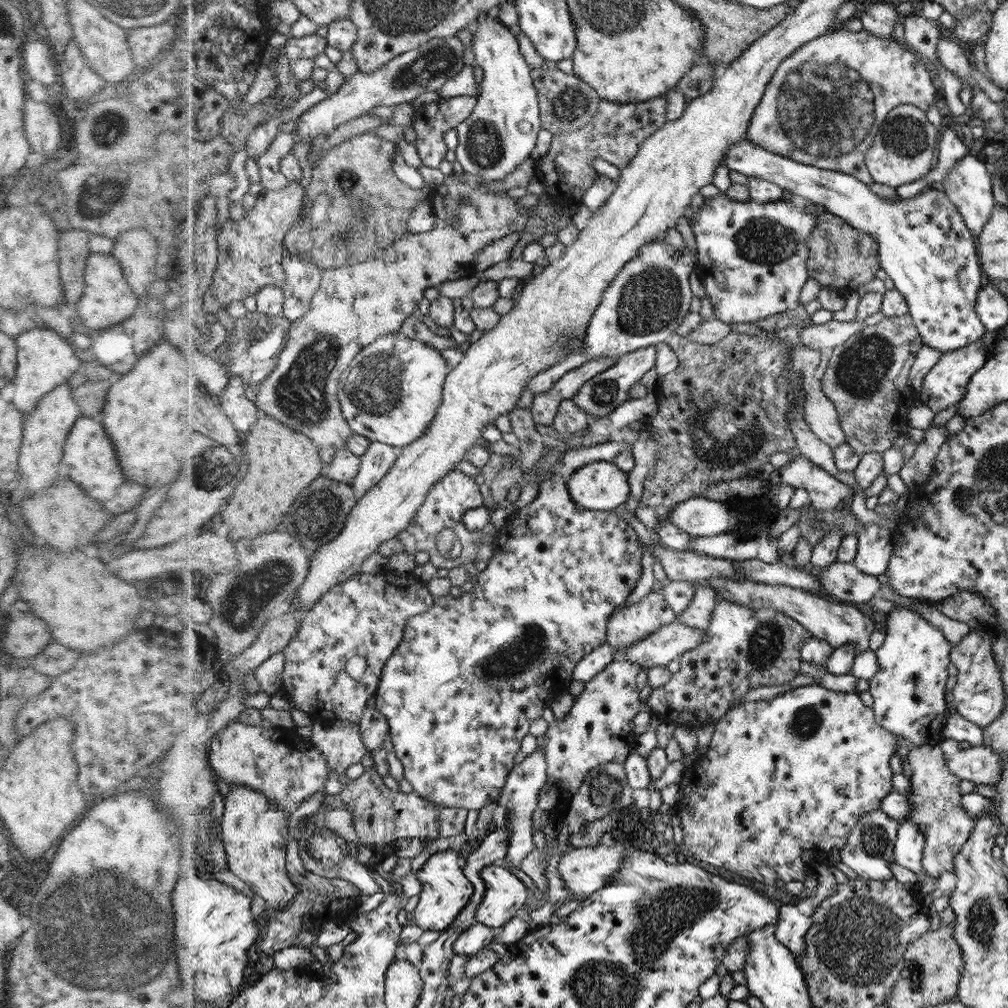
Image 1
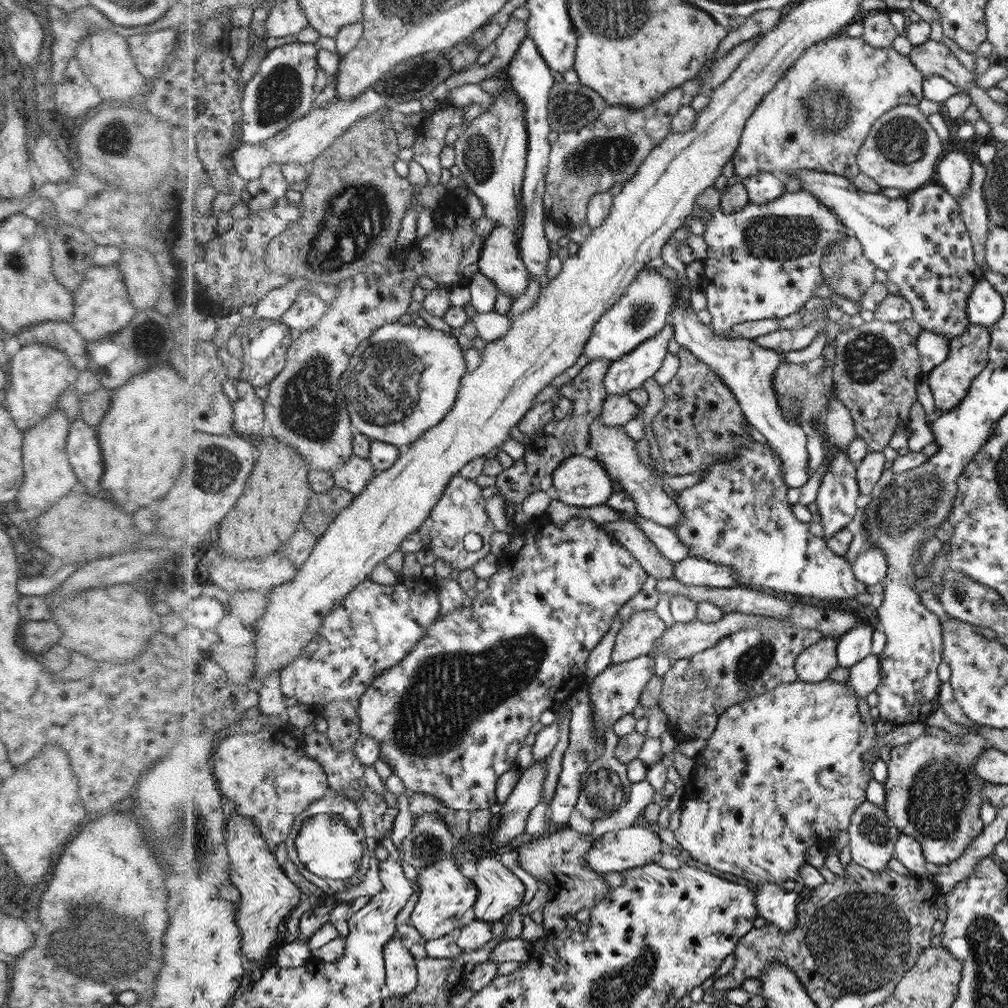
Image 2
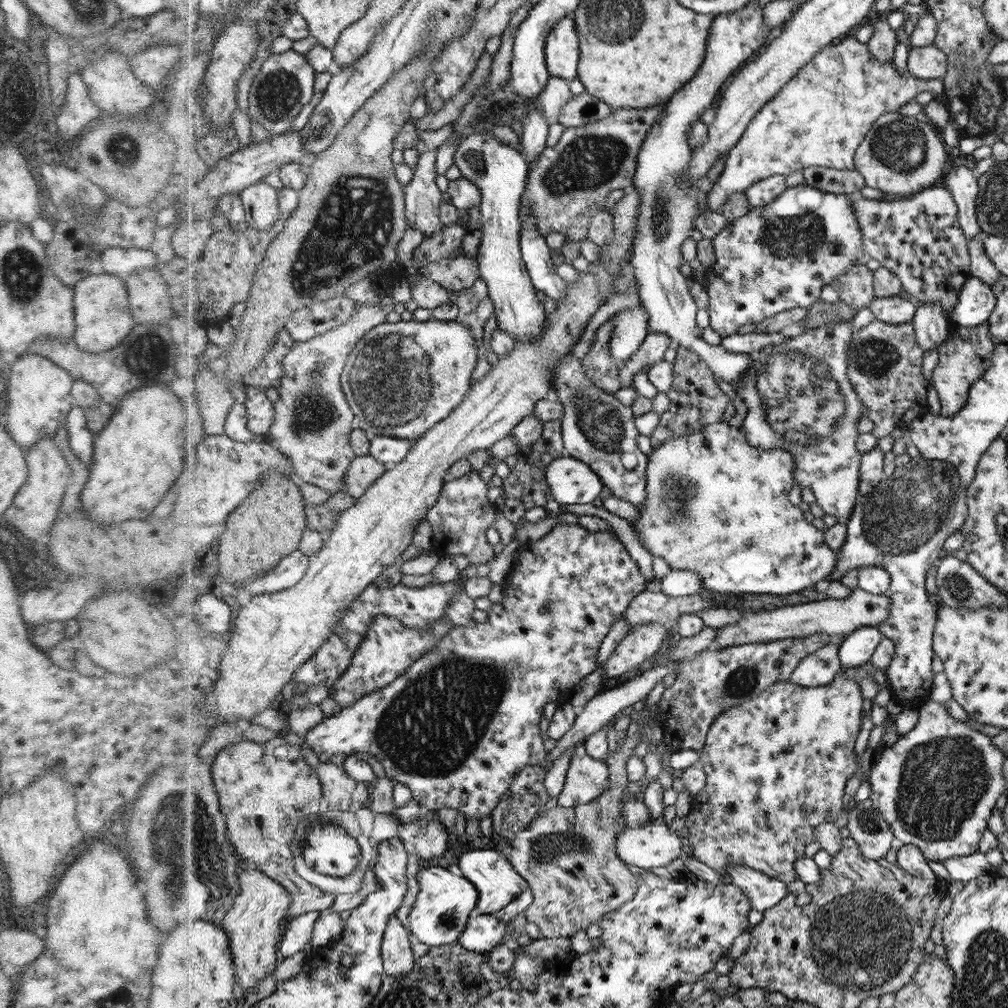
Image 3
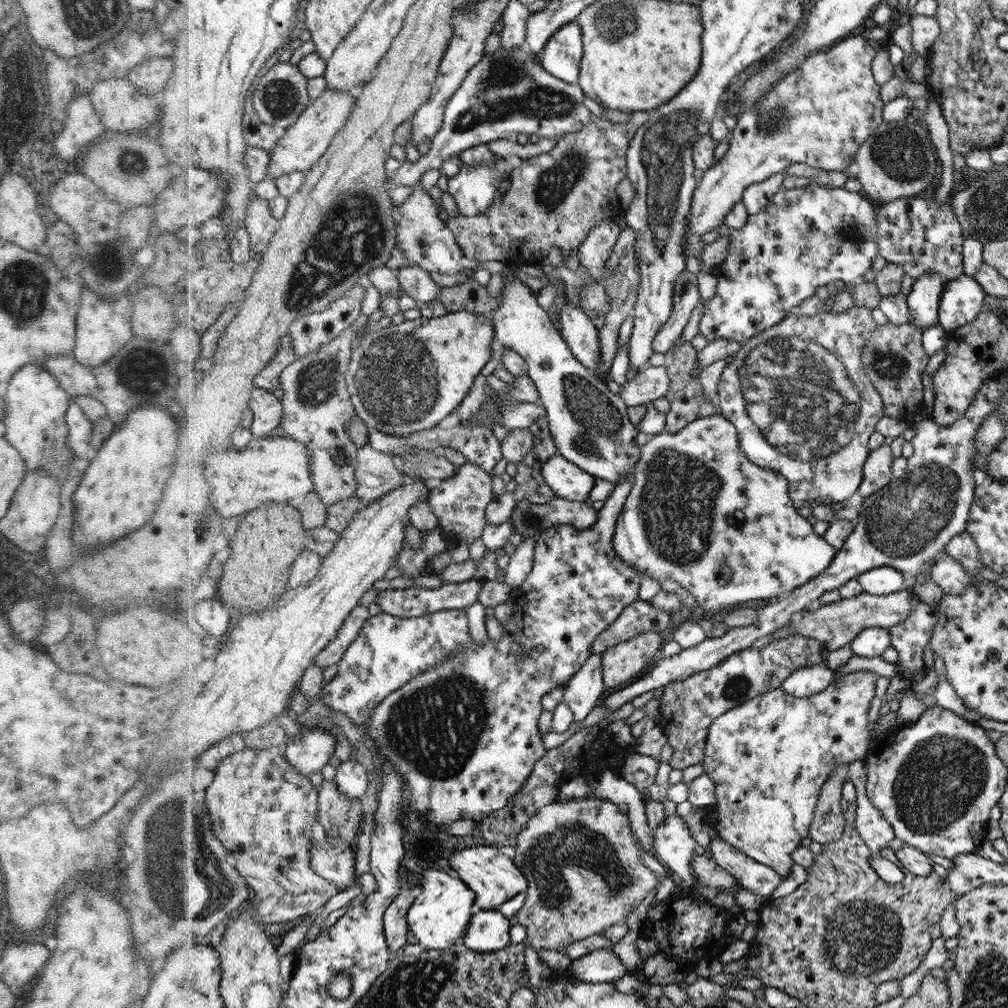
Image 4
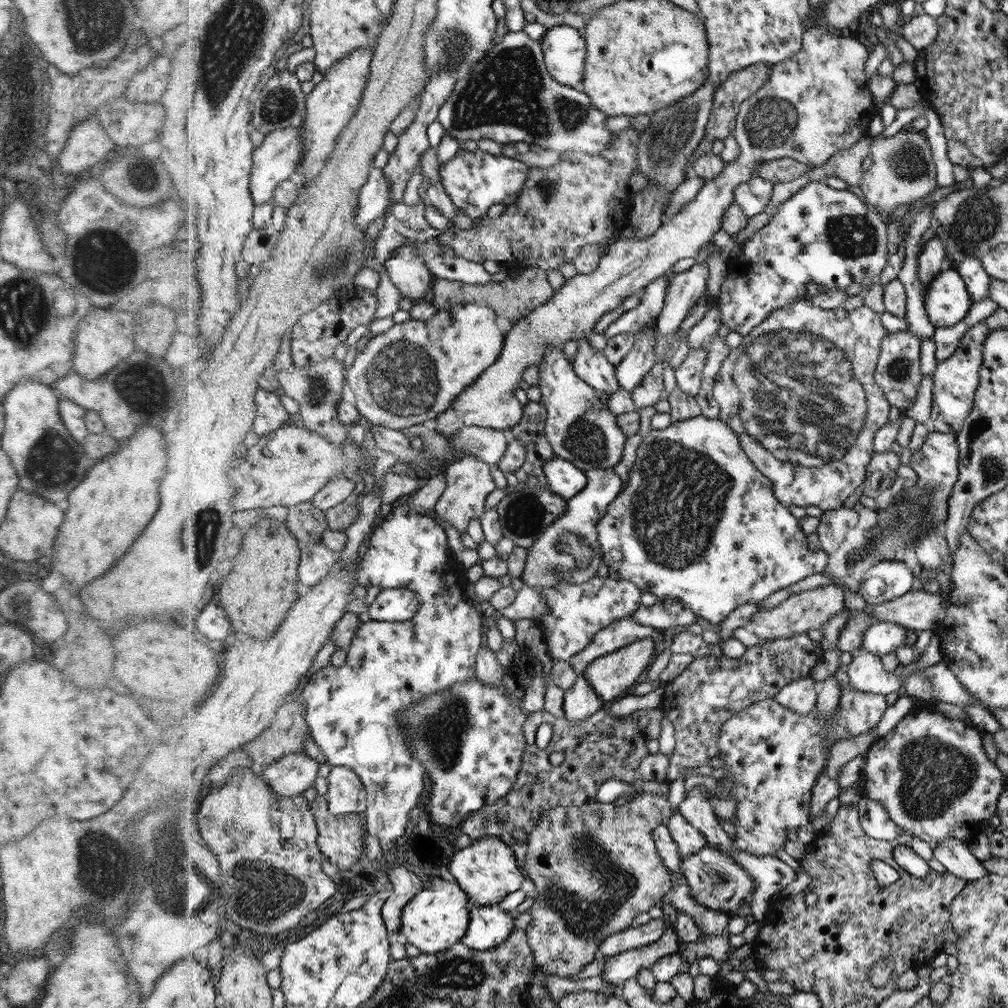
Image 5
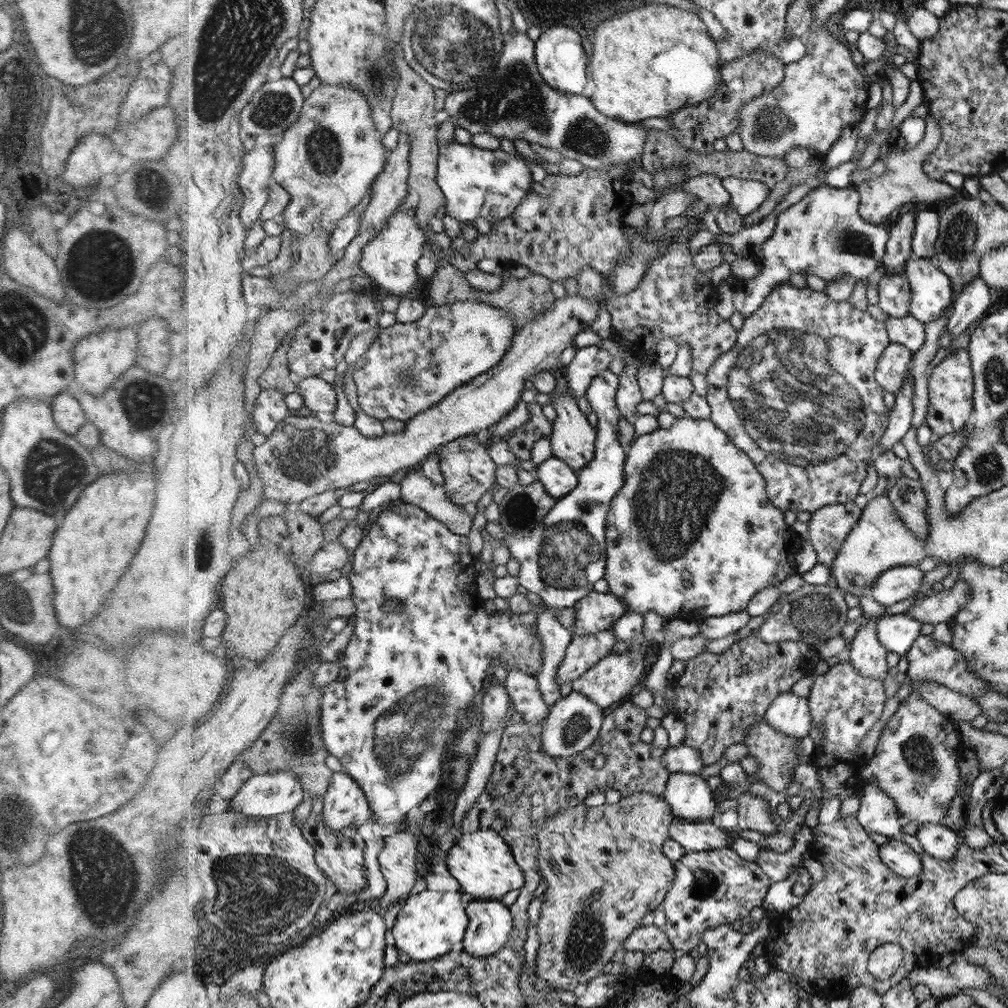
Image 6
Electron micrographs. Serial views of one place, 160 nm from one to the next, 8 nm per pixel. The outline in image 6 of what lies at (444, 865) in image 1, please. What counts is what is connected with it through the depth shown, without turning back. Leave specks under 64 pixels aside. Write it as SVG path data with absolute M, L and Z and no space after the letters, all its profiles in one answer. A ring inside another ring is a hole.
M426 890L422 894L412 895L406 902L406 908L399 912L397 922L391 936L395 937L397 948L412 960L425 961L447 955L460 947L470 924L470 917L460 901L459 892L432 892Z

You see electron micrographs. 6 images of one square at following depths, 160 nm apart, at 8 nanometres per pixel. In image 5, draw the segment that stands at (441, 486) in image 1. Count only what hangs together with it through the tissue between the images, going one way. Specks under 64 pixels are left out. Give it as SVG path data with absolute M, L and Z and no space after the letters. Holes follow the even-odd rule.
M464 455L444 470L446 489L436 501L435 512L444 522L451 524L461 534L467 532L469 522L478 519L484 512L484 502L494 490L494 480L490 476L490 464L475 456Z

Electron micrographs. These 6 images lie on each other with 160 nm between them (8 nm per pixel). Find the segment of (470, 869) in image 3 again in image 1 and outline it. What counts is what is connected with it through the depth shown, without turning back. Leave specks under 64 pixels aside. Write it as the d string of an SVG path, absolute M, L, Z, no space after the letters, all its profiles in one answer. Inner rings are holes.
M490 865L481 871L480 877L484 881L485 890L481 903L475 912L478 923L500 930L504 923L516 917L516 912L522 908L522 904L528 898L528 888L506 868Z

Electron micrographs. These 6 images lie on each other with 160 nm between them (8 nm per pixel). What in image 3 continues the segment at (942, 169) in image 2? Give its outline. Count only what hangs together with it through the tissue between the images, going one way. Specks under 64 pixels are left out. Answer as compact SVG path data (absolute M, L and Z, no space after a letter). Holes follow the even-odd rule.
M950 165L941 185L954 194L954 199L958 203L959 224L968 240L979 236L982 232L976 216L978 183L975 172L963 165Z

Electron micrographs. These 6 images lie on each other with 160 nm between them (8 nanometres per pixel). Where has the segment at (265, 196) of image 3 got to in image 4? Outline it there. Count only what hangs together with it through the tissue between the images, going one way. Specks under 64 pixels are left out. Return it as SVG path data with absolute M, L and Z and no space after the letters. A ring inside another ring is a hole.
M257 194L254 196L248 207L247 226L251 238L251 254L262 256L280 228L278 217L273 215L270 200Z

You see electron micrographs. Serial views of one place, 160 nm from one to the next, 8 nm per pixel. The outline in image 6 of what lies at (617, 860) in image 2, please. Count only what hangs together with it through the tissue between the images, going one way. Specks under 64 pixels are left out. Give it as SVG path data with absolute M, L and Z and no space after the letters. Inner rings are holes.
M675 817L670 826L669 839L678 842L686 852L699 852L729 847L728 827L720 829L711 820L708 822L688 822Z

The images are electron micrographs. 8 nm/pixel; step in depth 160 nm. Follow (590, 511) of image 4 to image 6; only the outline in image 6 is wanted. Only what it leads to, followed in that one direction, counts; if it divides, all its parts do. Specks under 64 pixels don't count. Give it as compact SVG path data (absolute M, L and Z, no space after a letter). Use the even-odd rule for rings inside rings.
M539 481L528 486L517 485L498 504L499 525L509 535L526 536L542 522L556 501Z

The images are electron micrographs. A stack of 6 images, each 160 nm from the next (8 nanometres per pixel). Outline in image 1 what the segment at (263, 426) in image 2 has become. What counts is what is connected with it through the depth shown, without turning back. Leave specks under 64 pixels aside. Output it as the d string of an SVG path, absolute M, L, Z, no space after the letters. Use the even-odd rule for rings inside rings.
M241 377L229 378L226 382L226 387L219 394L223 411L230 416L242 434L249 432L259 418L257 402L248 398L247 384Z

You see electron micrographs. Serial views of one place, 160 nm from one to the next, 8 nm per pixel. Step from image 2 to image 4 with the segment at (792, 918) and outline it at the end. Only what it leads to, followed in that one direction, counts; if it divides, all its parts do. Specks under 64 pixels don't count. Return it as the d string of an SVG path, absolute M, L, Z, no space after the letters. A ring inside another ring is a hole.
M711 836L710 848L716 864L728 872L740 886L756 896L770 900L774 890L784 881L784 877L775 872L771 865L760 864L760 861L745 856L724 842L720 836Z

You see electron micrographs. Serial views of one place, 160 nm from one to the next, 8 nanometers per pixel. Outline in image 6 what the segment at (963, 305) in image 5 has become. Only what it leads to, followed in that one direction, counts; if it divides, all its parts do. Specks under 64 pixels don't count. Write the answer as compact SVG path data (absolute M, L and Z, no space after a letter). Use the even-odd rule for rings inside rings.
M910 256L905 262L904 275L911 288L910 314L916 320L926 324L952 310L952 280L931 259Z

